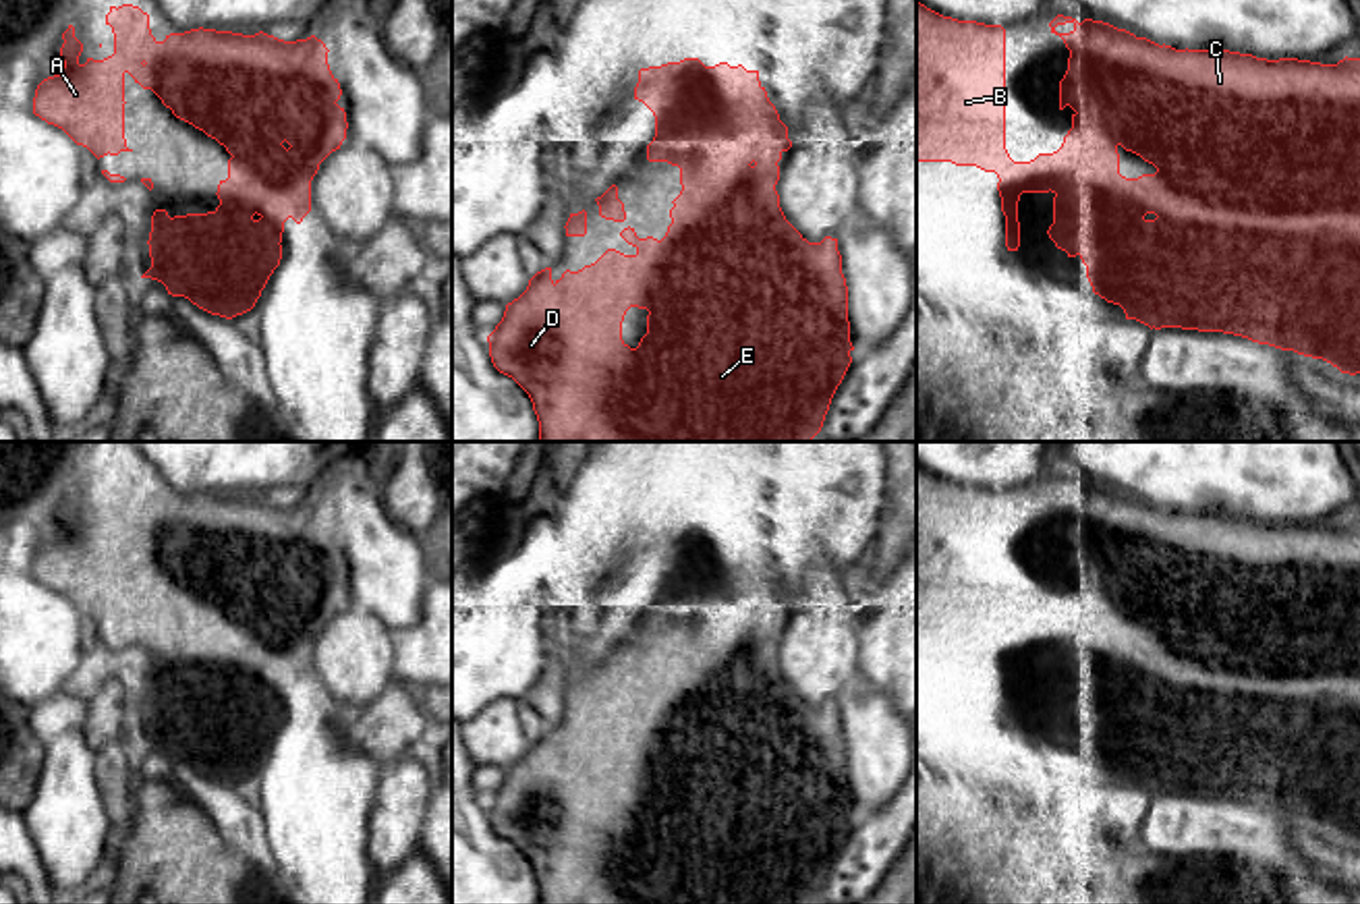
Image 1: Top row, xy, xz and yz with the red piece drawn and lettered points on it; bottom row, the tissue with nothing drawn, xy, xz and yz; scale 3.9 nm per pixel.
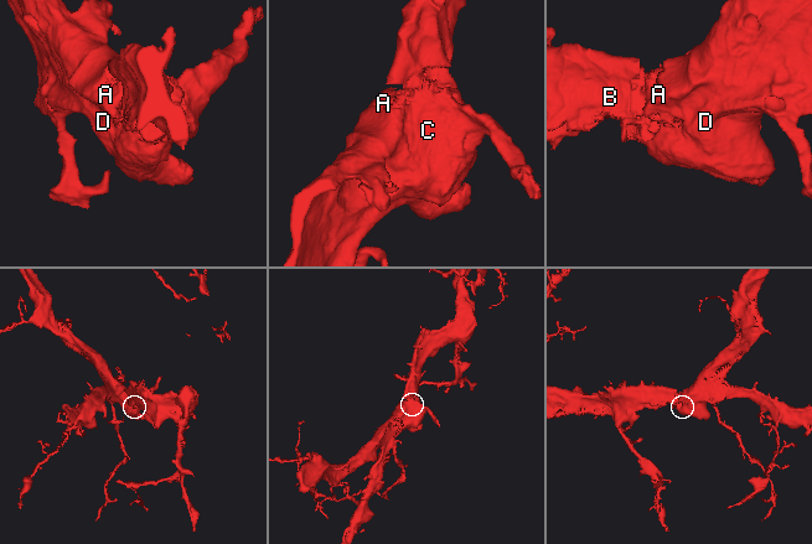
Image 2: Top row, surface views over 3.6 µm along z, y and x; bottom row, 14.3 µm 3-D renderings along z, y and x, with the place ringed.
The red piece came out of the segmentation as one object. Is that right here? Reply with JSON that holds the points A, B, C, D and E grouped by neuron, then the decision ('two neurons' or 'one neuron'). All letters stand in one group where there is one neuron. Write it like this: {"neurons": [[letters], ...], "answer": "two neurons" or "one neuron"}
{"neurons": [["A", "B", "C", "D", "E"]], "answer": "one neuron"}

